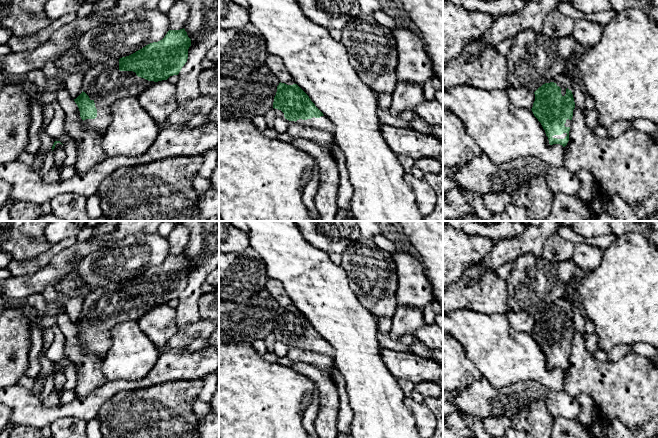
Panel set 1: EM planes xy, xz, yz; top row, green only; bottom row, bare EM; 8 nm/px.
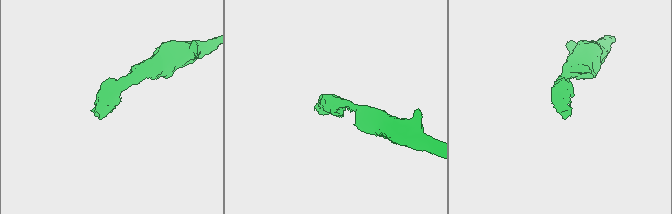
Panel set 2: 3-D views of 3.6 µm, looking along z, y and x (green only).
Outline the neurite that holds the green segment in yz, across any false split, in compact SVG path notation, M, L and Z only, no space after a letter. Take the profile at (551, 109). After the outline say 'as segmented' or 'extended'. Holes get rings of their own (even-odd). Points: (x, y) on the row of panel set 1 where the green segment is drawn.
M560 71L559 78L547 79L547 82L535 92L532 112L541 123L550 145L565 147L569 141L569 131L575 102L572 84L563 80L566 71Z | extended

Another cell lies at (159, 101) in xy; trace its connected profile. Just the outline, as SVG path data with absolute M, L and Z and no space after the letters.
M168 80L153 83L140 93L137 98L140 105L161 126L168 126L169 116L178 109L176 86Z

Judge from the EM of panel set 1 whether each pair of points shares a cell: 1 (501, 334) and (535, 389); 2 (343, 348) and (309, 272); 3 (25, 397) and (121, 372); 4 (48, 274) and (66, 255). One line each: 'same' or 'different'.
1: different
2: same
3: different
4: different

